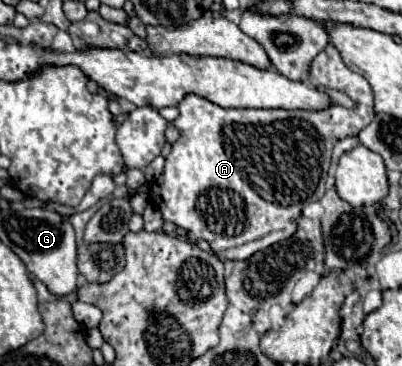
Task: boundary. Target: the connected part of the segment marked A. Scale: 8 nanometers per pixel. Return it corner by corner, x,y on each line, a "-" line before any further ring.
329,43
309,67
309,83
313,87
339,89
349,95
355,105
351,109
333,103
327,109
303,111
303,109
223,109
203,97
187,95
177,107
179,117
173,125
179,129
179,139
173,143
171,153
165,159
163,175
151,183
149,201
161,211
163,221
171,221
187,231
187,239
197,243
205,239
221,261
249,259
255,251
267,249
291,237
297,229
301,209
309,201
319,201
325,193
325,179
331,163
333,145
347,137
357,135
375,117
373,89
369,83
345,67
341,53

